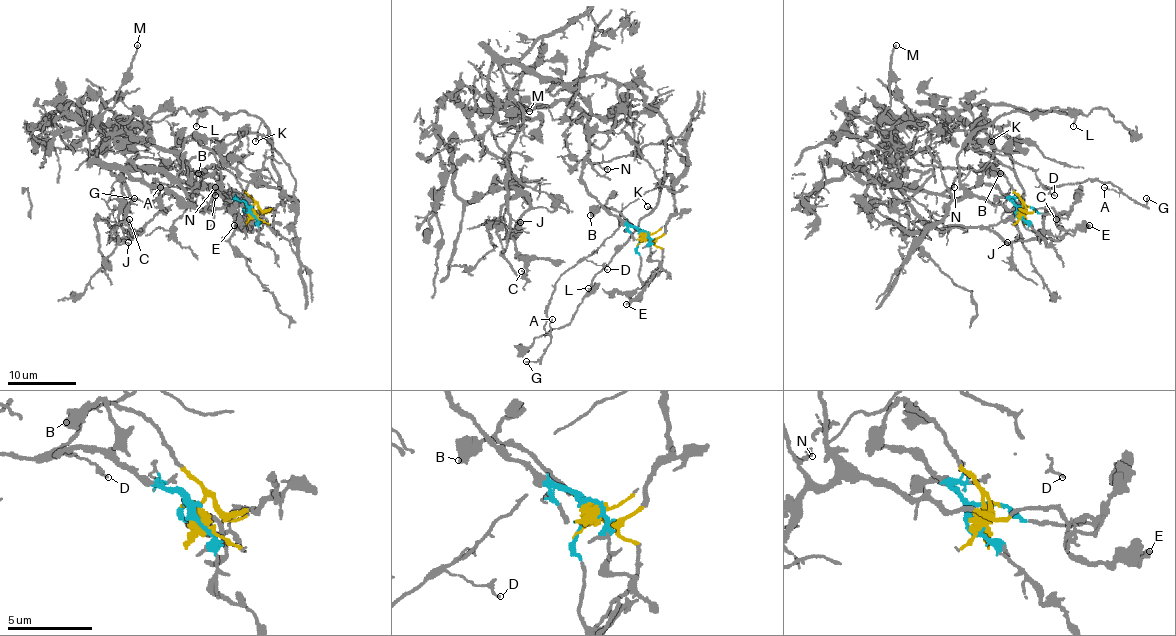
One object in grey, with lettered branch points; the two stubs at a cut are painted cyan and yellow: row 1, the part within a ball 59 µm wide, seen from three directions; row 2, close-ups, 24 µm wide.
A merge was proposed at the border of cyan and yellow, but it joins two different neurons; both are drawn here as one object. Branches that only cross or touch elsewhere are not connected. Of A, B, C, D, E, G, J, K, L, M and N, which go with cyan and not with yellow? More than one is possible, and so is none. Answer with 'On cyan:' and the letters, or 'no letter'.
On cyan: C, J, M, N

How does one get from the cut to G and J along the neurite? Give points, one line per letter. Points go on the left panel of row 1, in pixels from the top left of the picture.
G: (250, 210), (282, 204), (282, 187), (229, 153), (187, 187), (156, 179), (149, 204), (134, 198)
J: (250, 210), (212, 186), (190, 198), (197, 186), (175, 175), (108, 167), (130, 199), (115, 227), (129, 242)

